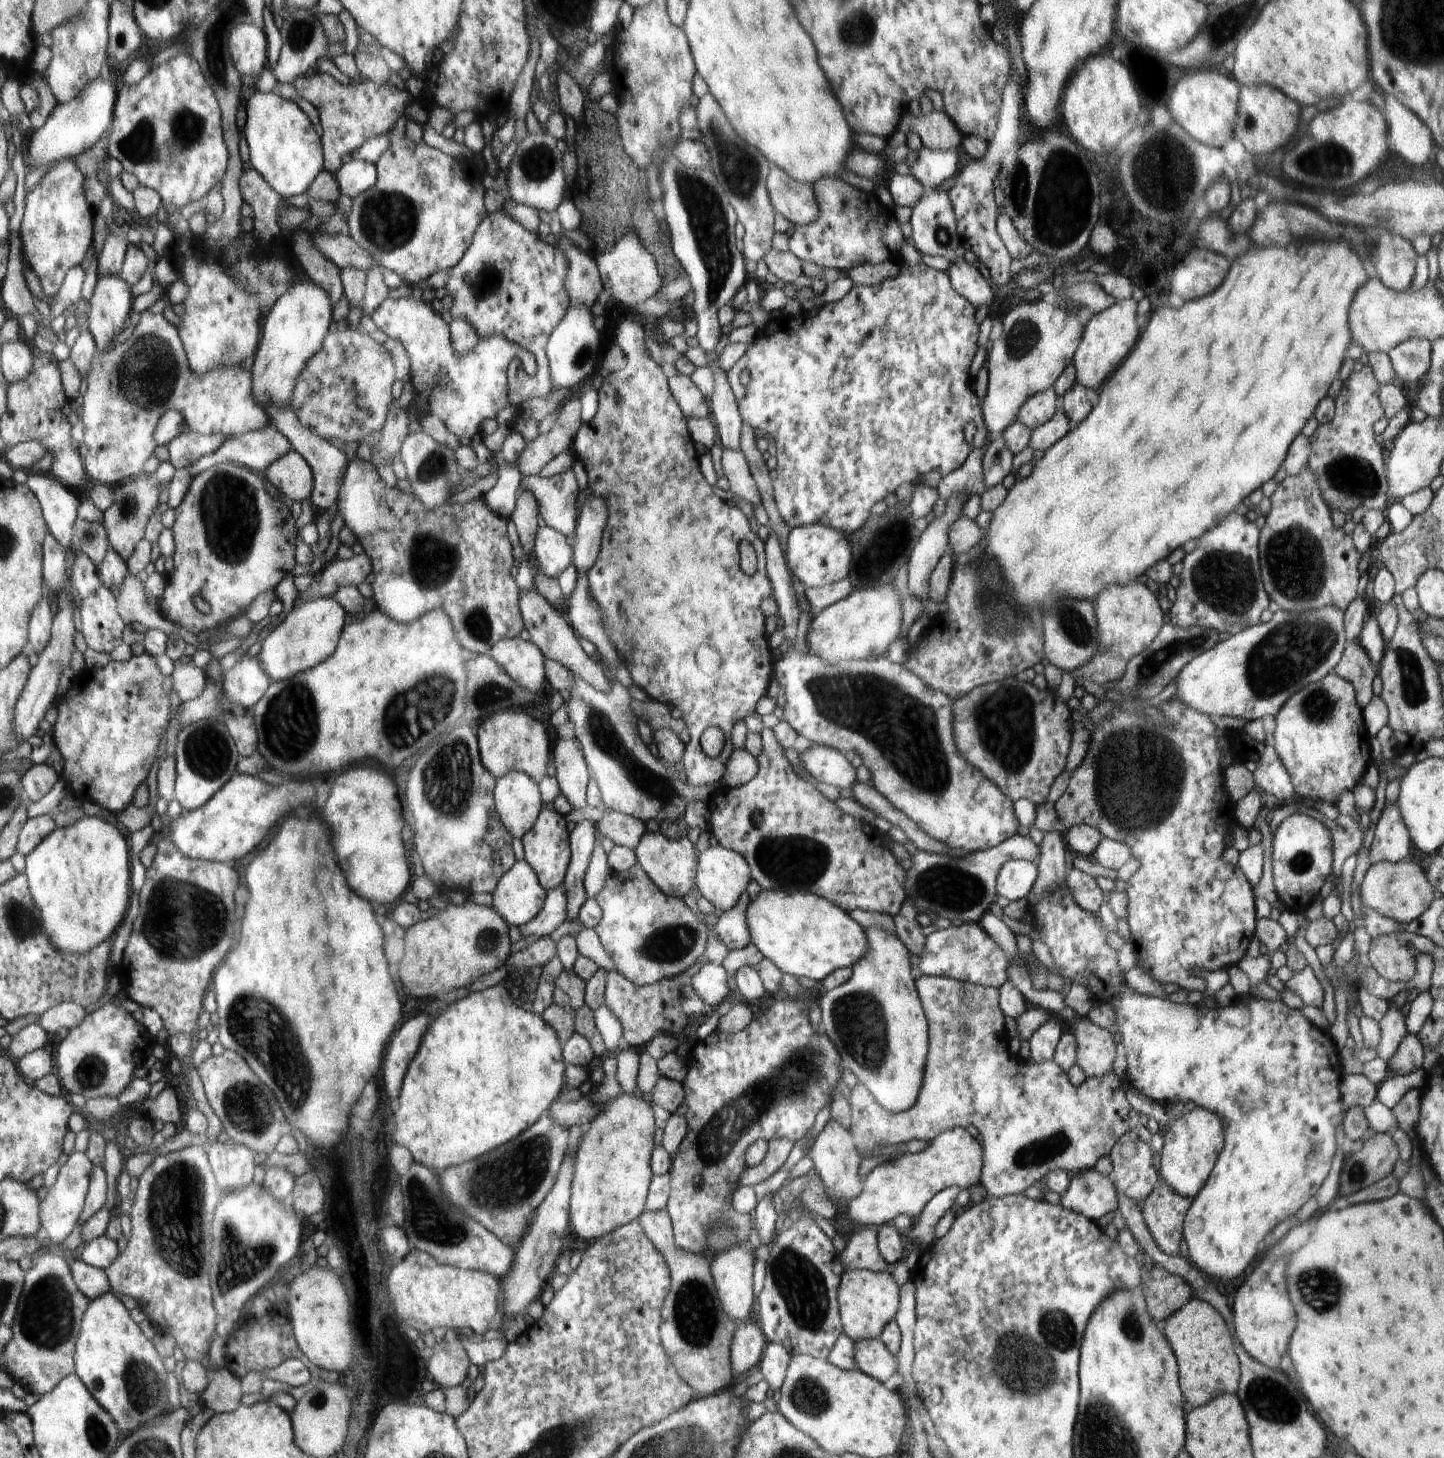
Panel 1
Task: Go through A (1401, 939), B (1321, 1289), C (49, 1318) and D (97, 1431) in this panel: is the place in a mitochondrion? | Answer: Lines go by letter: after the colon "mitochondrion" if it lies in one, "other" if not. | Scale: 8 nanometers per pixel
A: mitochondrion
B: mitochondrion
C: mitochondrion
D: mitochondrion

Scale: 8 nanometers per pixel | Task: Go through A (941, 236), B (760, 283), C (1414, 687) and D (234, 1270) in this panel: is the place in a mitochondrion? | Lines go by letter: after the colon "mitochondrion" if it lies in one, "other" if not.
A: mitochondrion
B: other
C: mitochondrion
D: mitochondrion

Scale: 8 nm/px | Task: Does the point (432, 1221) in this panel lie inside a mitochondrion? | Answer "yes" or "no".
yes

